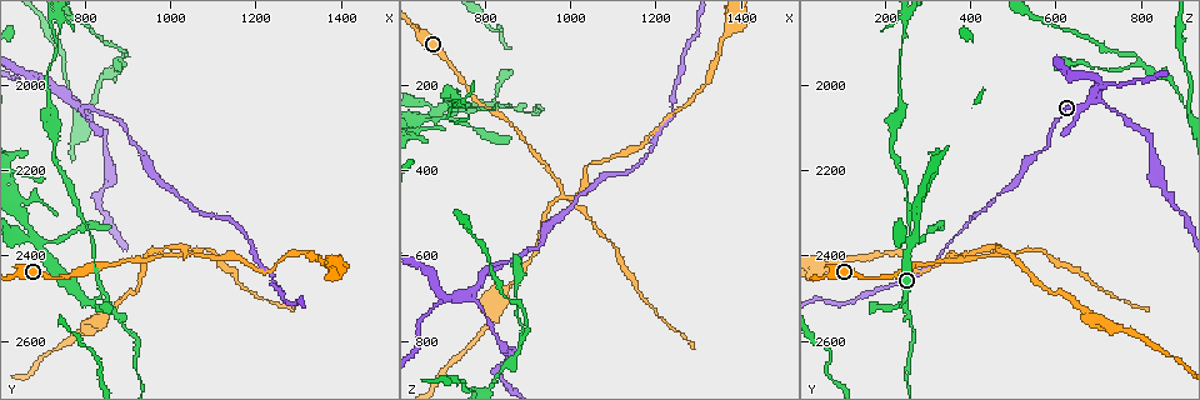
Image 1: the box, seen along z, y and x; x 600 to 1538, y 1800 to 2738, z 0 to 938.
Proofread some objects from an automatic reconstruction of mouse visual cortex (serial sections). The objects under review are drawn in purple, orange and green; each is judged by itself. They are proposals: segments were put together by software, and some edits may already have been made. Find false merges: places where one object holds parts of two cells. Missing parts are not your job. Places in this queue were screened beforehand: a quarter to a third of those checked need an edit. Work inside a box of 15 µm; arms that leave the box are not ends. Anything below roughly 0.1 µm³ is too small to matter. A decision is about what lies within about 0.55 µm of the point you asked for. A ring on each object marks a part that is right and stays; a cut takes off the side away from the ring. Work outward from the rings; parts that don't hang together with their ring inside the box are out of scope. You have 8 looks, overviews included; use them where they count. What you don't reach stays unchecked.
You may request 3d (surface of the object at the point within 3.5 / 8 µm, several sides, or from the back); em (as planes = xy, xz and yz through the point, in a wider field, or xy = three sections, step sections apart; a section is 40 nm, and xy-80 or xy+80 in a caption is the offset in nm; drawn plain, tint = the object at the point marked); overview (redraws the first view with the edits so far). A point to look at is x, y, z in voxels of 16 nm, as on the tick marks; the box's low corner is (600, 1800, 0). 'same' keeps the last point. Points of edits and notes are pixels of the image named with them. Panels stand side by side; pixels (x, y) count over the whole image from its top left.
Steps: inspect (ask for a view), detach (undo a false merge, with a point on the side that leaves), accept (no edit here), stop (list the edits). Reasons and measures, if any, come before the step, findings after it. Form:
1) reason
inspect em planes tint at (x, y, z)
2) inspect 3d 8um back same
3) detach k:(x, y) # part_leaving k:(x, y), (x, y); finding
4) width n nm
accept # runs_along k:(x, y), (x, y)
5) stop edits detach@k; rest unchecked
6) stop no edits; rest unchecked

inspect 3d 3.5um at (685, 2360, 265)

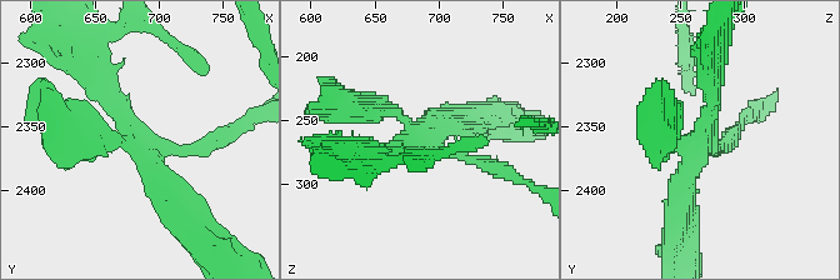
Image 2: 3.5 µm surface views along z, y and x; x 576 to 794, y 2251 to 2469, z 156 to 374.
inspect em xy step 1 tint at (682, 2362, 264)

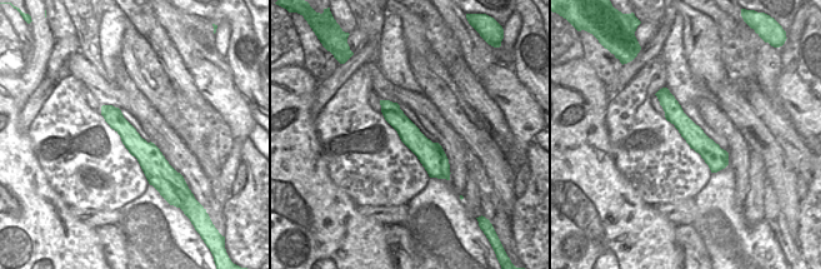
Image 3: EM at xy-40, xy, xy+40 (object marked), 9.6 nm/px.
arms 4; arm_widths 100, 200, 250, 300 nm
accept # runs_along 2:(179, 211), (155, 161), (94, 74); continuous, no second cell

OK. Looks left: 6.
arms part here
inspect 3d 3.5um at (760, 2035, 685)

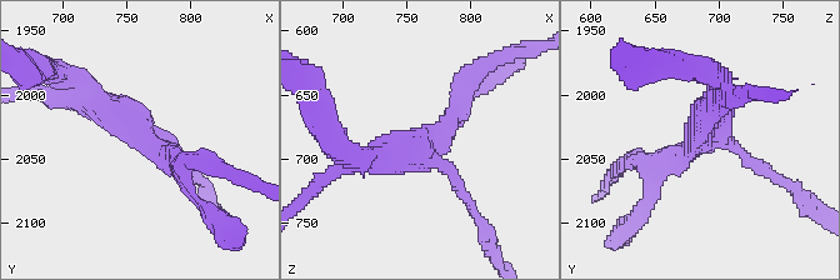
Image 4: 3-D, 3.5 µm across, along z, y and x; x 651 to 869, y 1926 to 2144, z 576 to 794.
arms 3; arm_widths 150, 300, 350 nm; shape alone is not enough
inspect em xy step 1 tint at (762, 2030, 690)

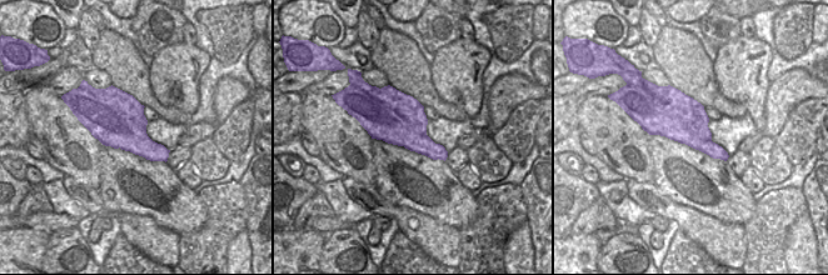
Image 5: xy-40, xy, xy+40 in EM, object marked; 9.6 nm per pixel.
detach 4:(325, 138) # border 5:(701, 123), (656, 104), (643, 129); a second cell is stuck on

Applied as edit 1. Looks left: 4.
three-way junction
inspect em planes tint at (845, 2490, 250)

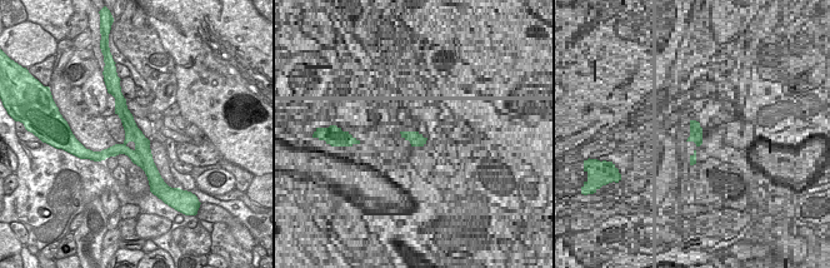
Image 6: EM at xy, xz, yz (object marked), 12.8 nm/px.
wider look
inspect 3d 3.5um same

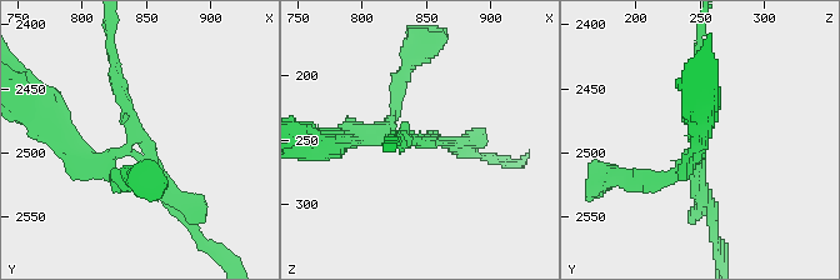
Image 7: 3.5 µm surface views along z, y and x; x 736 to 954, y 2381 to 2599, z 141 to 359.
detach 7:(128, 106) # part_leaving 7:(124, 149), (139, 130), (111, 38); two cells meet here

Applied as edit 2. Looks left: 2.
stop edits detach@4, detach@7; rest unchecked

